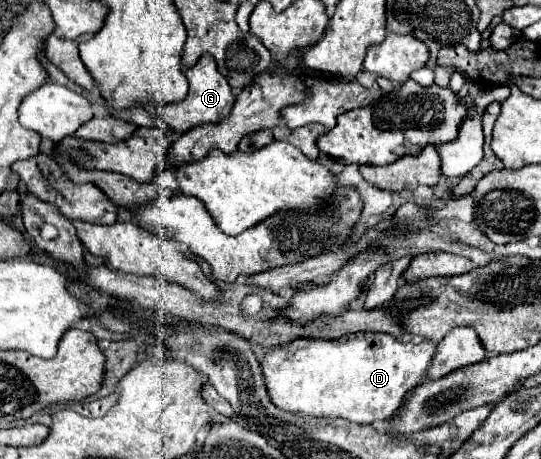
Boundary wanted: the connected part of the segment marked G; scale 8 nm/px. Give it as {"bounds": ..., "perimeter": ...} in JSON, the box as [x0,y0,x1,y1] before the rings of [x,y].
{"bounds":[156,56,234,134],"perimeter":[[[202,56],[202,60],[198,60],[198,64],[194,68],[188,68],[186,78],[188,78],[188,84],[190,84],[190,92],[188,92],[186,100],[182,100],[178,104],[156,108],[158,116],[176,134],[184,134],[186,130],[190,130],[194,126],[214,124],[214,122],[226,118],[232,110],[232,104],[234,104],[234,92],[232,92],[230,84],[226,84],[224,76],[214,68],[214,60],[210,60],[210,56]]]}

